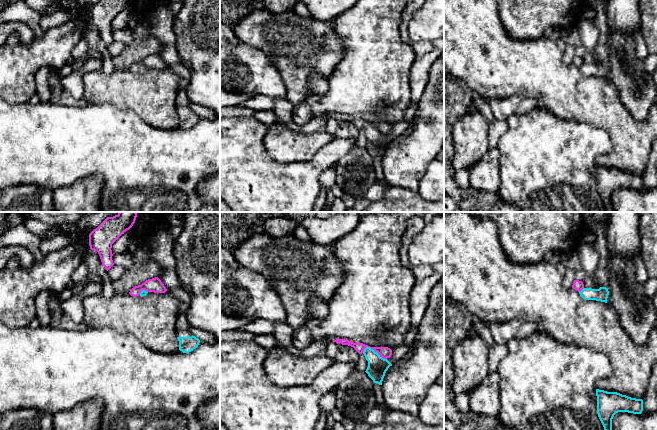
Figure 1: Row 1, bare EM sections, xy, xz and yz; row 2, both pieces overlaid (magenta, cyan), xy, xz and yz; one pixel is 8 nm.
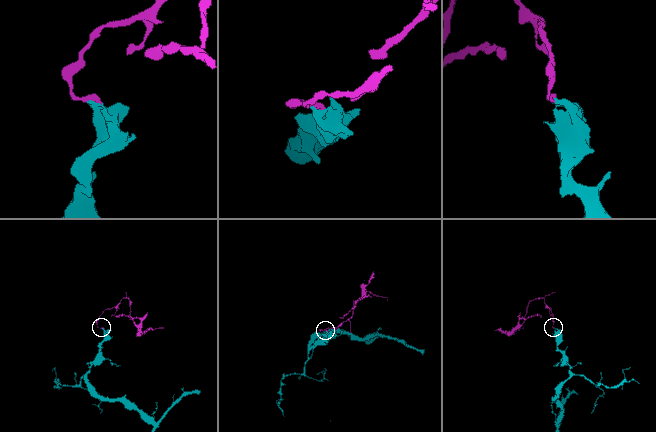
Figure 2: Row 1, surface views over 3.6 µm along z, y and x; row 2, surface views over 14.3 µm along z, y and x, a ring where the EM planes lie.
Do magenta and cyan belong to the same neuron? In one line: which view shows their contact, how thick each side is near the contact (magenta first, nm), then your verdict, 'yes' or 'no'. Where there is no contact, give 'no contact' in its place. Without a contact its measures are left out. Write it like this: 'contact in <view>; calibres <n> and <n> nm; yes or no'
contact in xz; calibres 90 and 160 nm; no

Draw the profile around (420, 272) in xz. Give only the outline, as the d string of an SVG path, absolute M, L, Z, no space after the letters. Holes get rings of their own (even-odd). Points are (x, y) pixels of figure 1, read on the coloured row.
M416 216L413 217L407 225L407 229L402 237L401 248L399 250L400 261L402 265L414 273L415 281L421 282L426 277L430 276L433 273L433 268L430 265L424 266L413 266L408 257L409 247L415 237L415 235L421 232L426 225L423 217Z

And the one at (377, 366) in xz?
M366 347L363 354L368 361L368 367L365 372L374 383L382 385L385 373L392 364L387 359L382 358L370 347Z

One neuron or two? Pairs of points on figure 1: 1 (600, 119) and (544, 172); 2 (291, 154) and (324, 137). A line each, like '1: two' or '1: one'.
1: two
2: one

